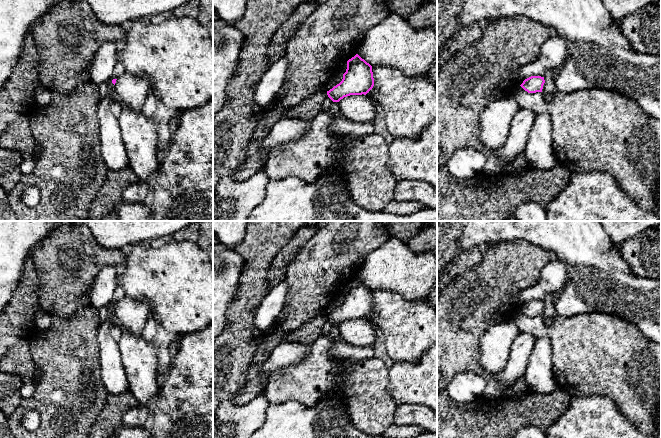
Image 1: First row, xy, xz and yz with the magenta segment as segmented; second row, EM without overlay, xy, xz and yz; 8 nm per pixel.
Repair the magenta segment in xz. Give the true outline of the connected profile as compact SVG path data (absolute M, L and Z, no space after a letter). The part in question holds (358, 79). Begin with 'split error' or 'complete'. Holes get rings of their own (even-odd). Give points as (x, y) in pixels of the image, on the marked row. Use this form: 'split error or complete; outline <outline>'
complete; outline M358 54L347 61L342 81L327 91L333 102L350 95L366 95L374 86L372 66Z

